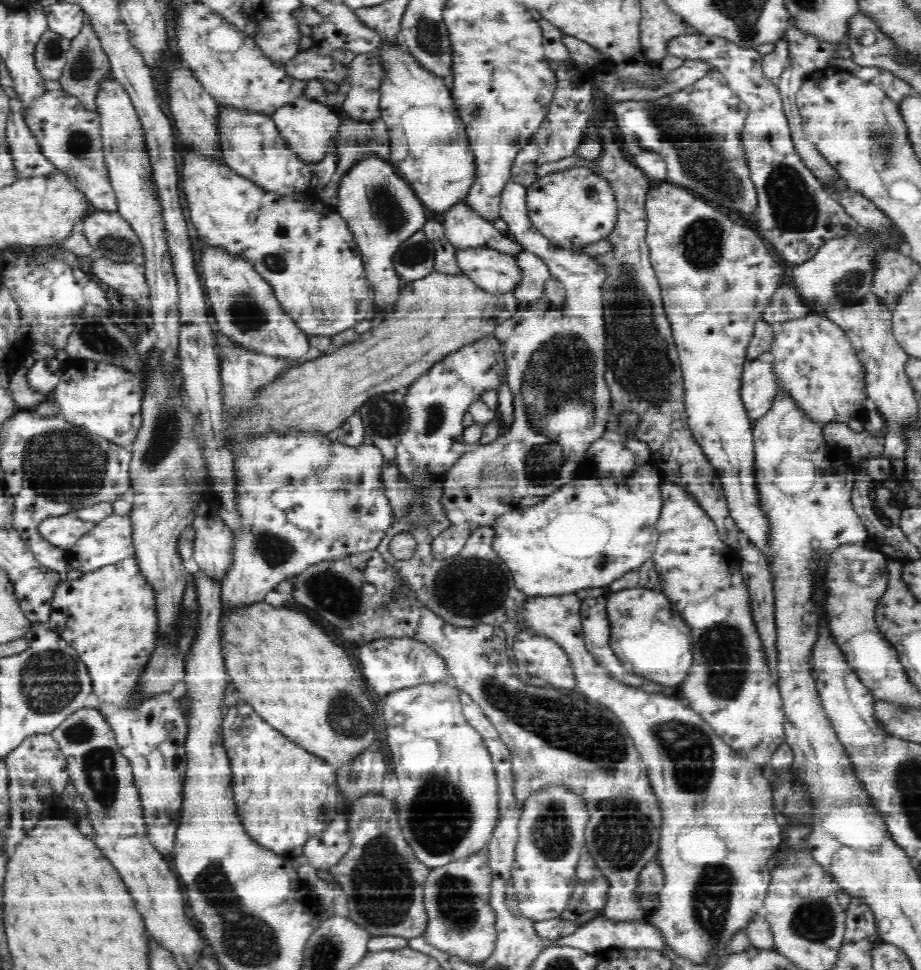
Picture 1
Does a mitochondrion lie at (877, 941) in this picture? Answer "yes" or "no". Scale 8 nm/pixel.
no

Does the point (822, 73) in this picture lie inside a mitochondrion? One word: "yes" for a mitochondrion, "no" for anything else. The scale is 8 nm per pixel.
no

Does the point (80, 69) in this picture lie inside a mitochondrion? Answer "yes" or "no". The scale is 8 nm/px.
yes

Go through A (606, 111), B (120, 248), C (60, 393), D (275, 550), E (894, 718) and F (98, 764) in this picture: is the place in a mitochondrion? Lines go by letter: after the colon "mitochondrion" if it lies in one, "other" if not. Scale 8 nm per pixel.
A: other
B: mitochondrion
C: other
D: mitochondrion
E: mitochondrion
F: mitochondrion

